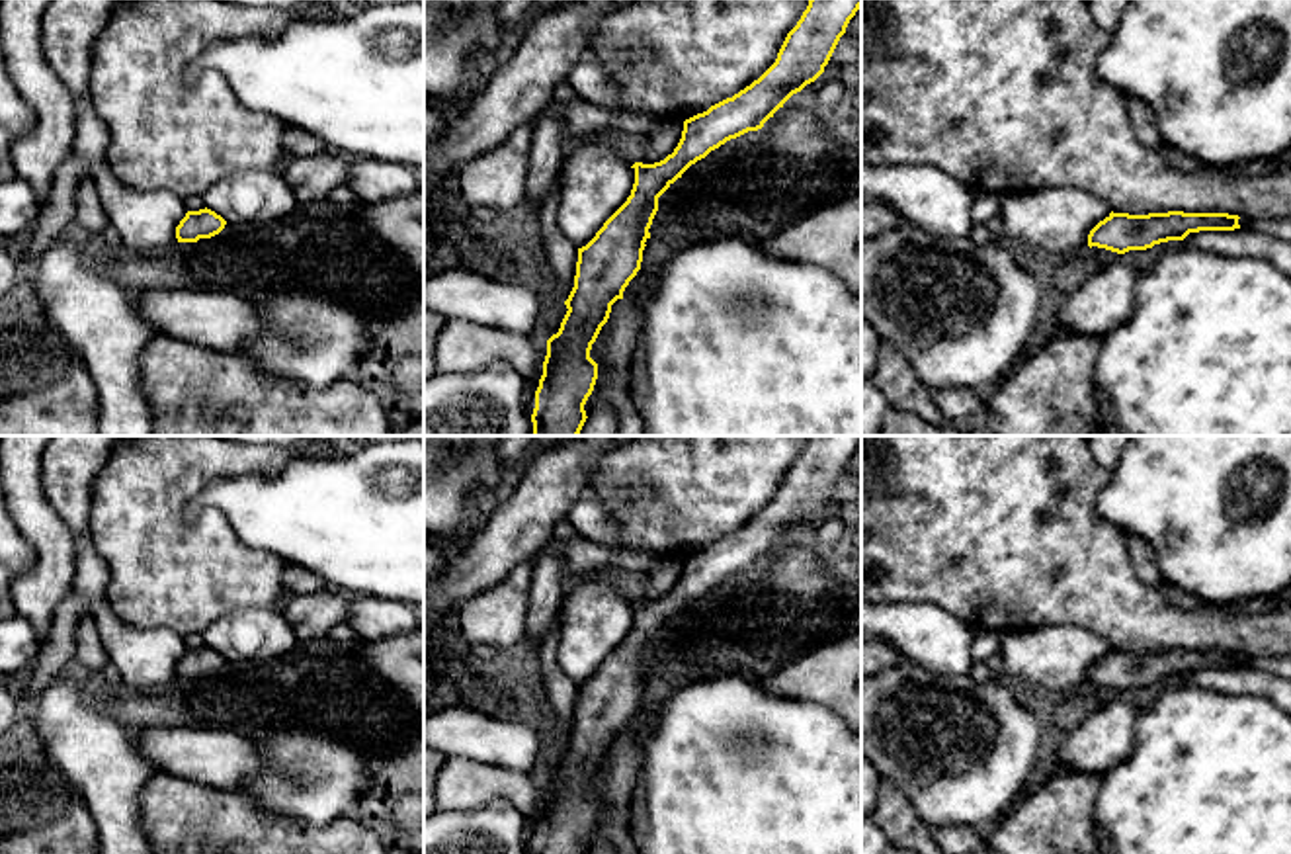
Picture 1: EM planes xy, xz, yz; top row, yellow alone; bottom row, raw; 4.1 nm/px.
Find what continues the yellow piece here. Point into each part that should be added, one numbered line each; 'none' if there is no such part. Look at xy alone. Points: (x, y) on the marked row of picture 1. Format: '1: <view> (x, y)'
none

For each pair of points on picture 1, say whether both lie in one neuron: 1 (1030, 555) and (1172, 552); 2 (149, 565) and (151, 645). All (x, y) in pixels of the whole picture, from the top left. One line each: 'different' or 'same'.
1: different
2: different

